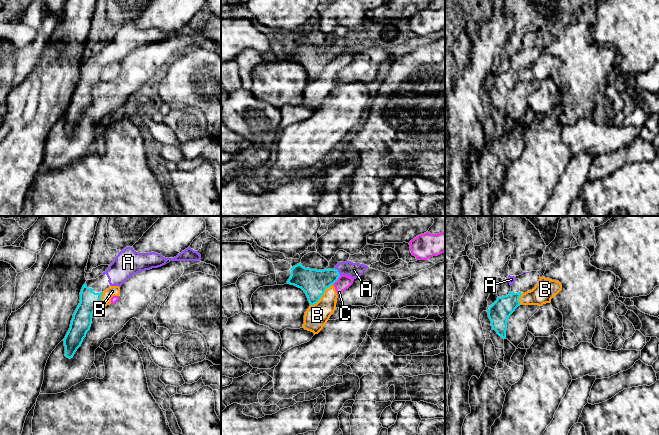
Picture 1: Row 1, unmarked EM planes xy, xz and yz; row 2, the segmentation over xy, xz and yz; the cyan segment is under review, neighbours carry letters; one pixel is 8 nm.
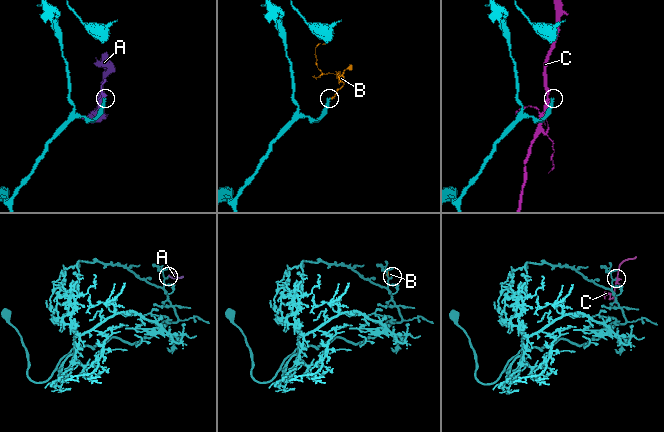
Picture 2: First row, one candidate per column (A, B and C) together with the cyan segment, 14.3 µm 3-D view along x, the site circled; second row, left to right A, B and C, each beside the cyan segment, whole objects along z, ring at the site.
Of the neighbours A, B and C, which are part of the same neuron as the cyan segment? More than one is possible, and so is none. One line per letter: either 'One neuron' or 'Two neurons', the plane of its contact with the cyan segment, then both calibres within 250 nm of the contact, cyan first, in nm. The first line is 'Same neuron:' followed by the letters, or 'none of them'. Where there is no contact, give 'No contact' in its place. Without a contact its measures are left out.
Same neuron: A
A: One neuron. Touches cyan in xz. Thickness 220 nm (cyan) against 130 nm
B: Two neurons. Touches cyan in xz. Thickness 220 nm (cyan) against 190 nm
C: Two neurons. Touches cyan in xz. Thickness 220 nm (cyan) against 110 nm

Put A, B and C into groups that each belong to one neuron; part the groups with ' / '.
A / B C

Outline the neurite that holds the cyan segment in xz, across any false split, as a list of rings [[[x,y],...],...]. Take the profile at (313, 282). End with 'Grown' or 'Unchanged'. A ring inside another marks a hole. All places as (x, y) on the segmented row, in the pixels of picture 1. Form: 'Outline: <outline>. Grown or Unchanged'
Outline: [[[351,261],[339,262],[334,269],[324,270],[305,268],[299,263],[291,268],[291,276],[287,284],[301,288],[305,292],[310,305],[314,305],[323,296],[325,290],[333,285],[341,275],[356,279],[367,268],[367,265]]]. Grown

